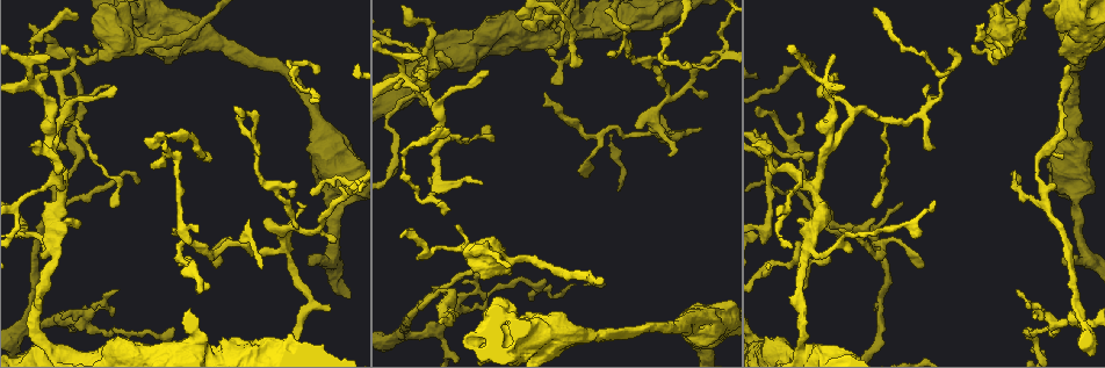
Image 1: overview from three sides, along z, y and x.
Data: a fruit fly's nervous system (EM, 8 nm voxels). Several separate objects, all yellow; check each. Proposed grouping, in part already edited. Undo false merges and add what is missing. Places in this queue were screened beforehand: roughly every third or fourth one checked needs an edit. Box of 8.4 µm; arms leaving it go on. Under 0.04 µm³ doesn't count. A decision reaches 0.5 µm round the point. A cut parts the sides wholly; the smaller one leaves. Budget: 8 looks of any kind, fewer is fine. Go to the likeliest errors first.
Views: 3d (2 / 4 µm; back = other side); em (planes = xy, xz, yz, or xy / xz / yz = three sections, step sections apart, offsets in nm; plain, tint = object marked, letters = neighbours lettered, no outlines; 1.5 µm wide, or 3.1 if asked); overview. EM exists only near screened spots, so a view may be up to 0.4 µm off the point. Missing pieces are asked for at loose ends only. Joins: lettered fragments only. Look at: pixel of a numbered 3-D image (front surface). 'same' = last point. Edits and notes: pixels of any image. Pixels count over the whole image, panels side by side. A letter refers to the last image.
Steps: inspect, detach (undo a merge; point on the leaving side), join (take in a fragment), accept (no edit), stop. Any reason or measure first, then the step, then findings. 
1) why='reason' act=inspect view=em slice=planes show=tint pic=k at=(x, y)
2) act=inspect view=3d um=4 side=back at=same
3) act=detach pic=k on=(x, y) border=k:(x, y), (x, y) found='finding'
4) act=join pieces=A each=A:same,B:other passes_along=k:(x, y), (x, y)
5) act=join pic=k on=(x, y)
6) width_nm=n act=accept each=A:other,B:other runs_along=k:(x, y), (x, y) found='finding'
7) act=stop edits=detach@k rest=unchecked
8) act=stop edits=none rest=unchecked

why='three-way junction' act=inspect view=em slice=planes show=tint pic=1 at=(49, 142)

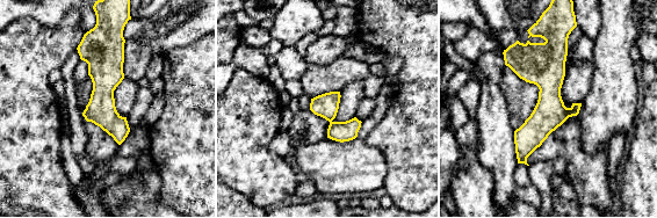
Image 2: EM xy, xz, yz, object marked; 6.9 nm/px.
why='see the neighbours' act=inspect view=em slice=planes show=letters at=same

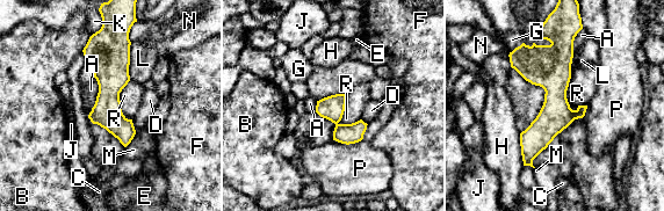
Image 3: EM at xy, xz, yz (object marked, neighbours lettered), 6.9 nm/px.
width_nm=170 act=accept each=A:other,B:other,C:other,D:other,E:other,F:other,G:other,H:other,J:other,K:other,L:other,M:other,N:other,P:other,R:other border=3:(345, 94), (345, 110), (338, 124) found='continuous, no second neuron'

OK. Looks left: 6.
why='thick turns thin' act=inspect view=em slice=planes show=plain pic=1 at=(801, 340)

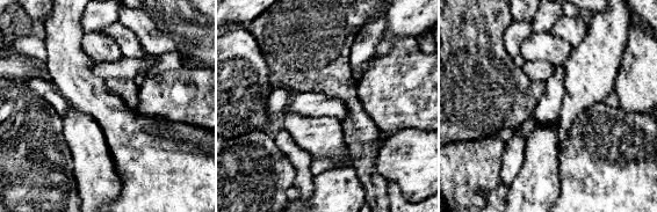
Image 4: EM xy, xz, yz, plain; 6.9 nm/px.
act=inspect view=em slice=planes show=letters at=same

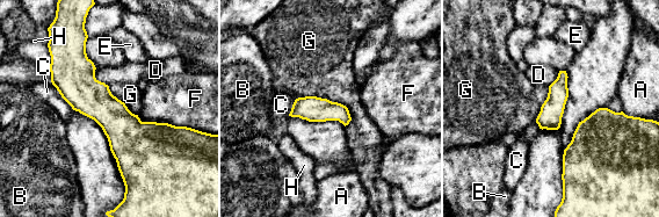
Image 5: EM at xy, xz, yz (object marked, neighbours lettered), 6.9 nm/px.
width_nm=160 act=accept each=A:other,B:other,C:other,D:other,E:other,F:other,G:other,H:other runs_along=5:(81, 26), (77, 81), (118, 123), (118, 157) found='all the same neuron'

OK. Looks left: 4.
act=inspect view=3d um=4 pic=1 at=(401, 237)

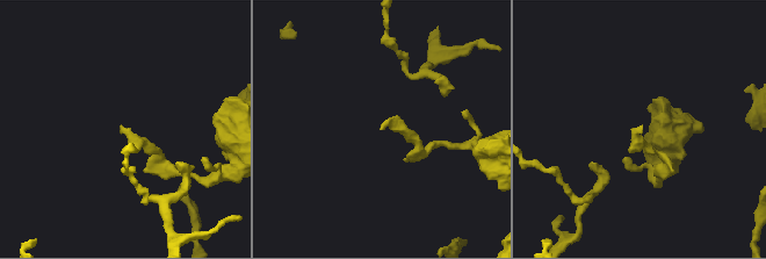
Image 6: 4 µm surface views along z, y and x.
why='shape alone is not enough' act=inspect view=em slice=planes show=letters pic=6 at=(640, 125)

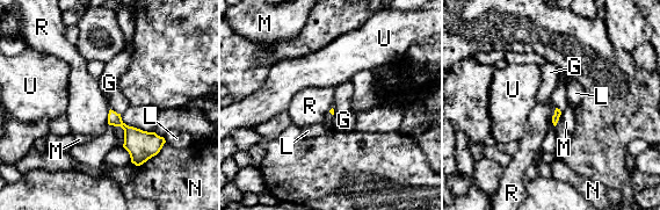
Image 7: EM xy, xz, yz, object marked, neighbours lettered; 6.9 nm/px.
act=accept each=G:other,L:other,M:other,N:other,R:other,U:other border=7:(556, 108), (552, 115), (553, 125) found='none of them fits'

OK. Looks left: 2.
act=stop edits=none rest=unchecked

